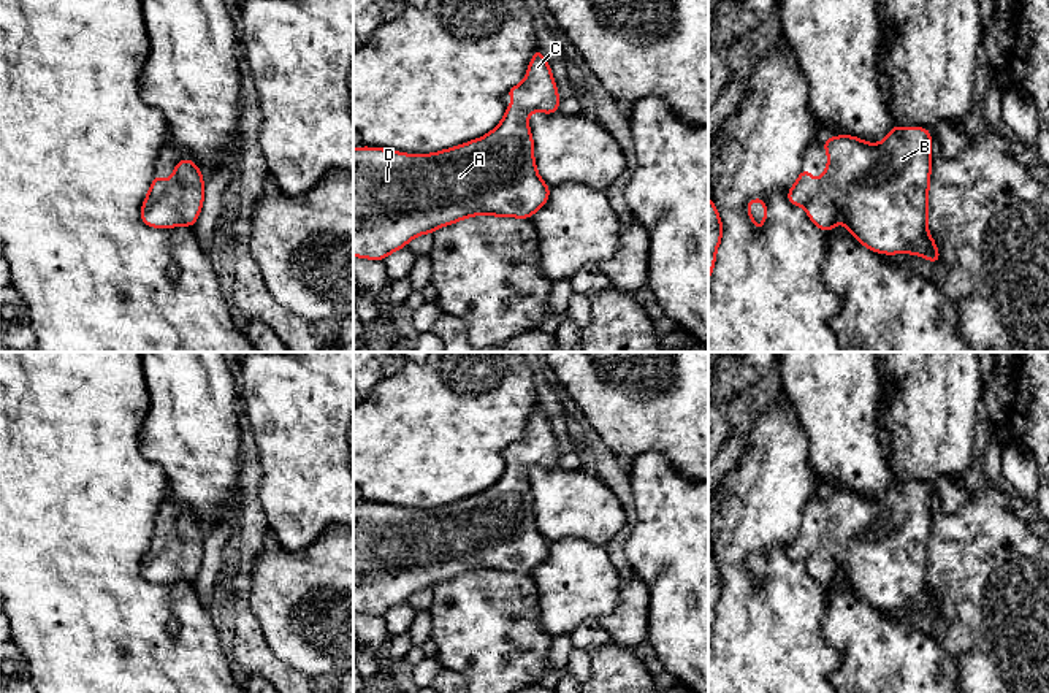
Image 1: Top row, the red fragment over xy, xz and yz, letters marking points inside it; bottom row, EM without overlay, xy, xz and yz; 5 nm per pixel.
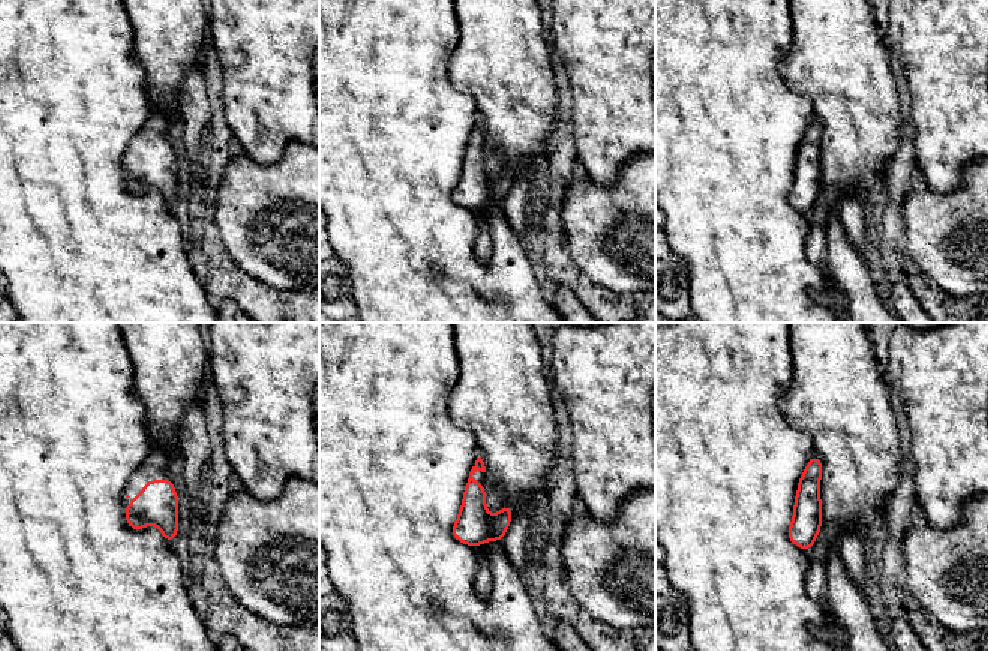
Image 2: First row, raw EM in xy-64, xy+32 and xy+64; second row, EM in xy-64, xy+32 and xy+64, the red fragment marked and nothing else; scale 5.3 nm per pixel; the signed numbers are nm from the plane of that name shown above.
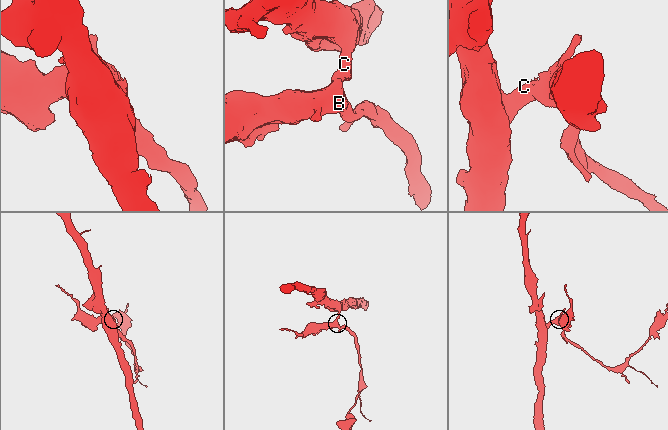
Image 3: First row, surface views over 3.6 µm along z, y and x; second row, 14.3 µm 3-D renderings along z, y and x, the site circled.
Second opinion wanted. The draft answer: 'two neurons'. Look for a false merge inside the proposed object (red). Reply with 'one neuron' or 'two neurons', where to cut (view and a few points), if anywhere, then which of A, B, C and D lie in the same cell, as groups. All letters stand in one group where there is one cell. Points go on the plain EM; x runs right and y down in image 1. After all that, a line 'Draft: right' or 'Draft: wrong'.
one neuron | no cut | A B C D
Draft: wrong

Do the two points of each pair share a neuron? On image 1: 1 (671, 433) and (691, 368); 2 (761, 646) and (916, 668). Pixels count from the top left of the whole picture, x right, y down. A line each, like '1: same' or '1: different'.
1: same
2: different

